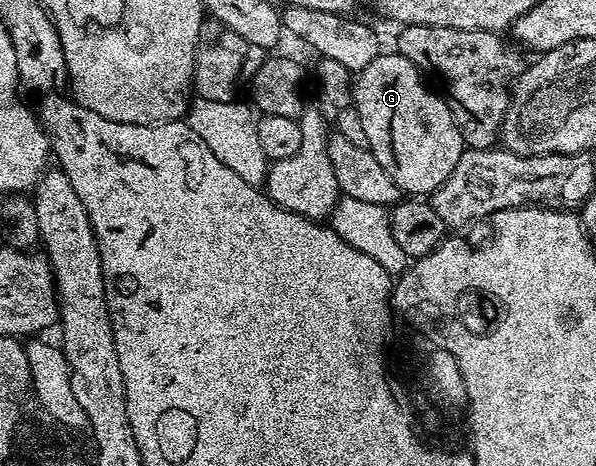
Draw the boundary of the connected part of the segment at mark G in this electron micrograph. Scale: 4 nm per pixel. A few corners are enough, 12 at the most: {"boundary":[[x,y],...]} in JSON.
{"boundary":[[397,51],[354,77],[366,148],[429,195],[464,148],[443,97]]}

